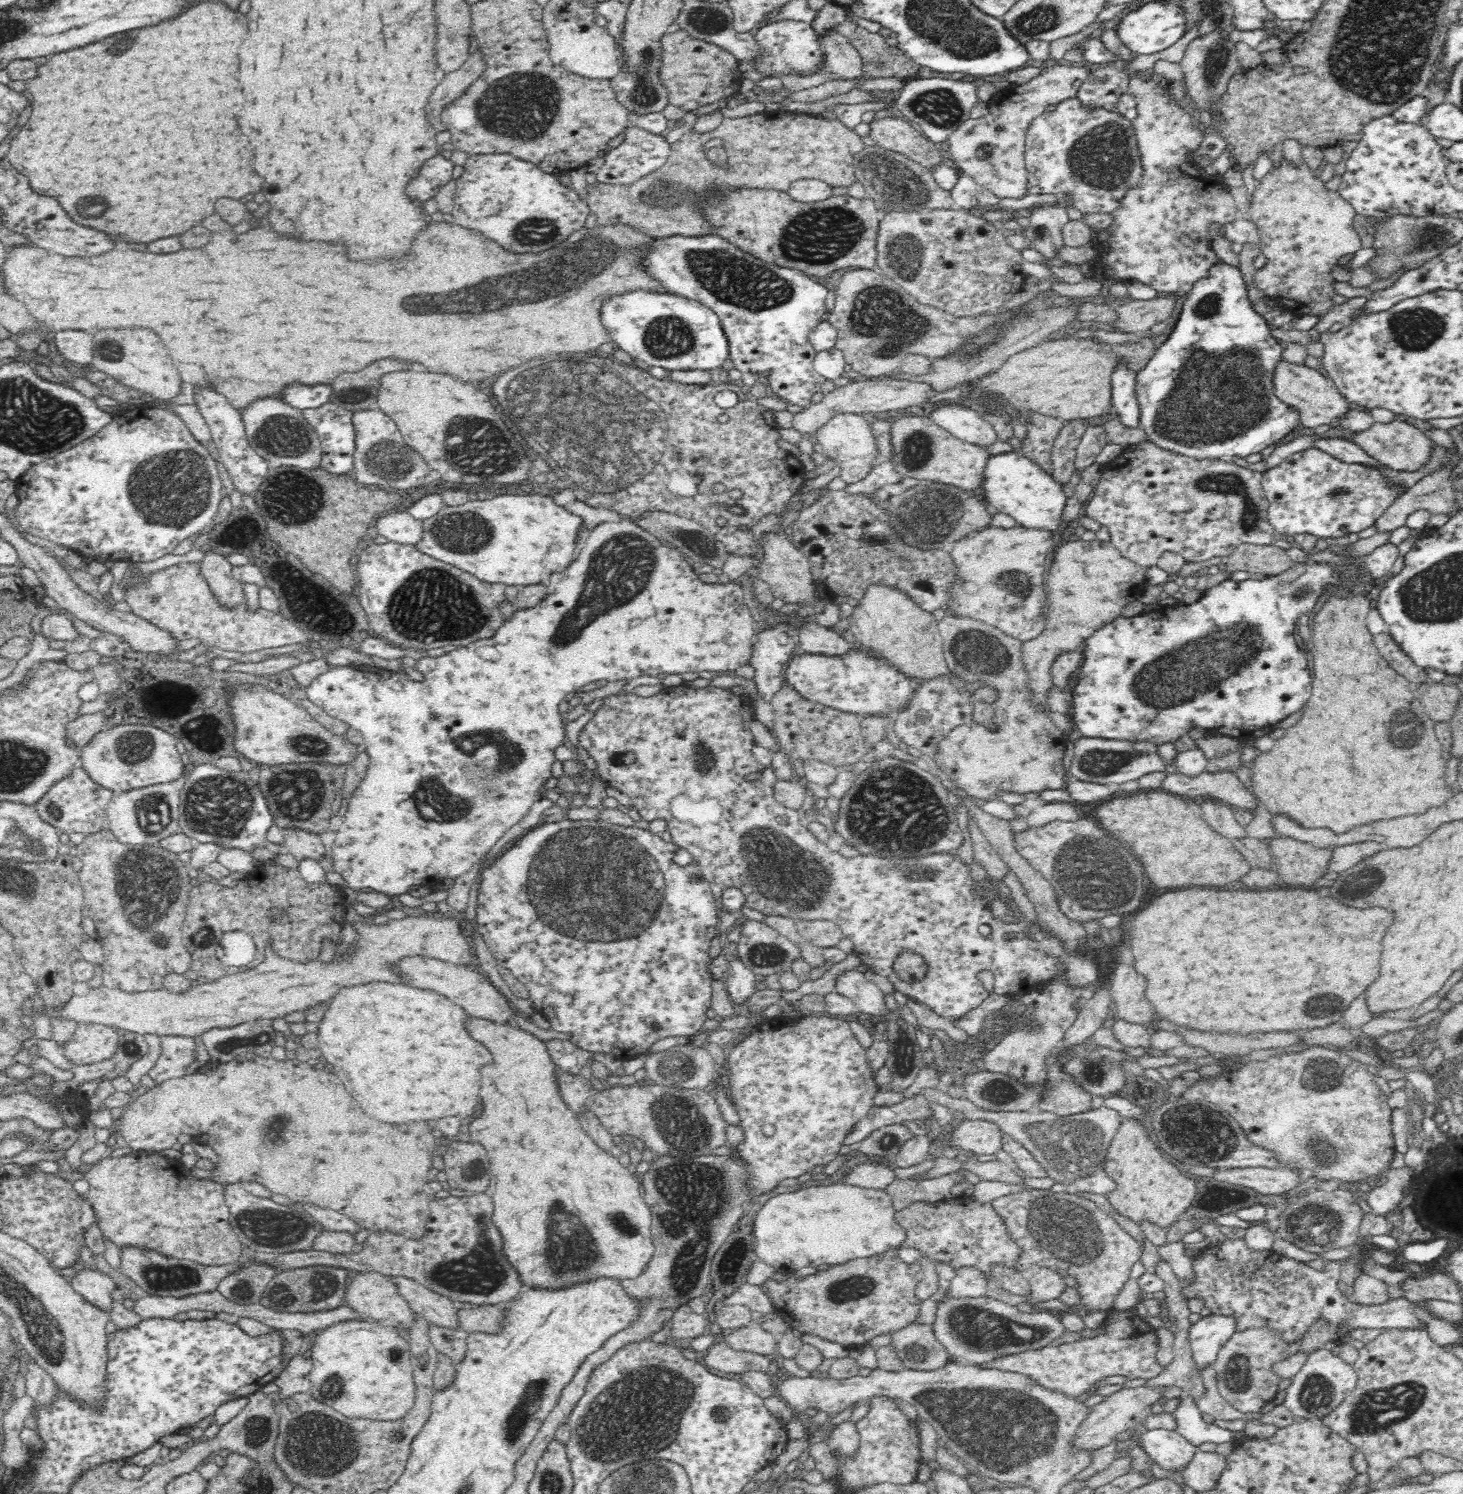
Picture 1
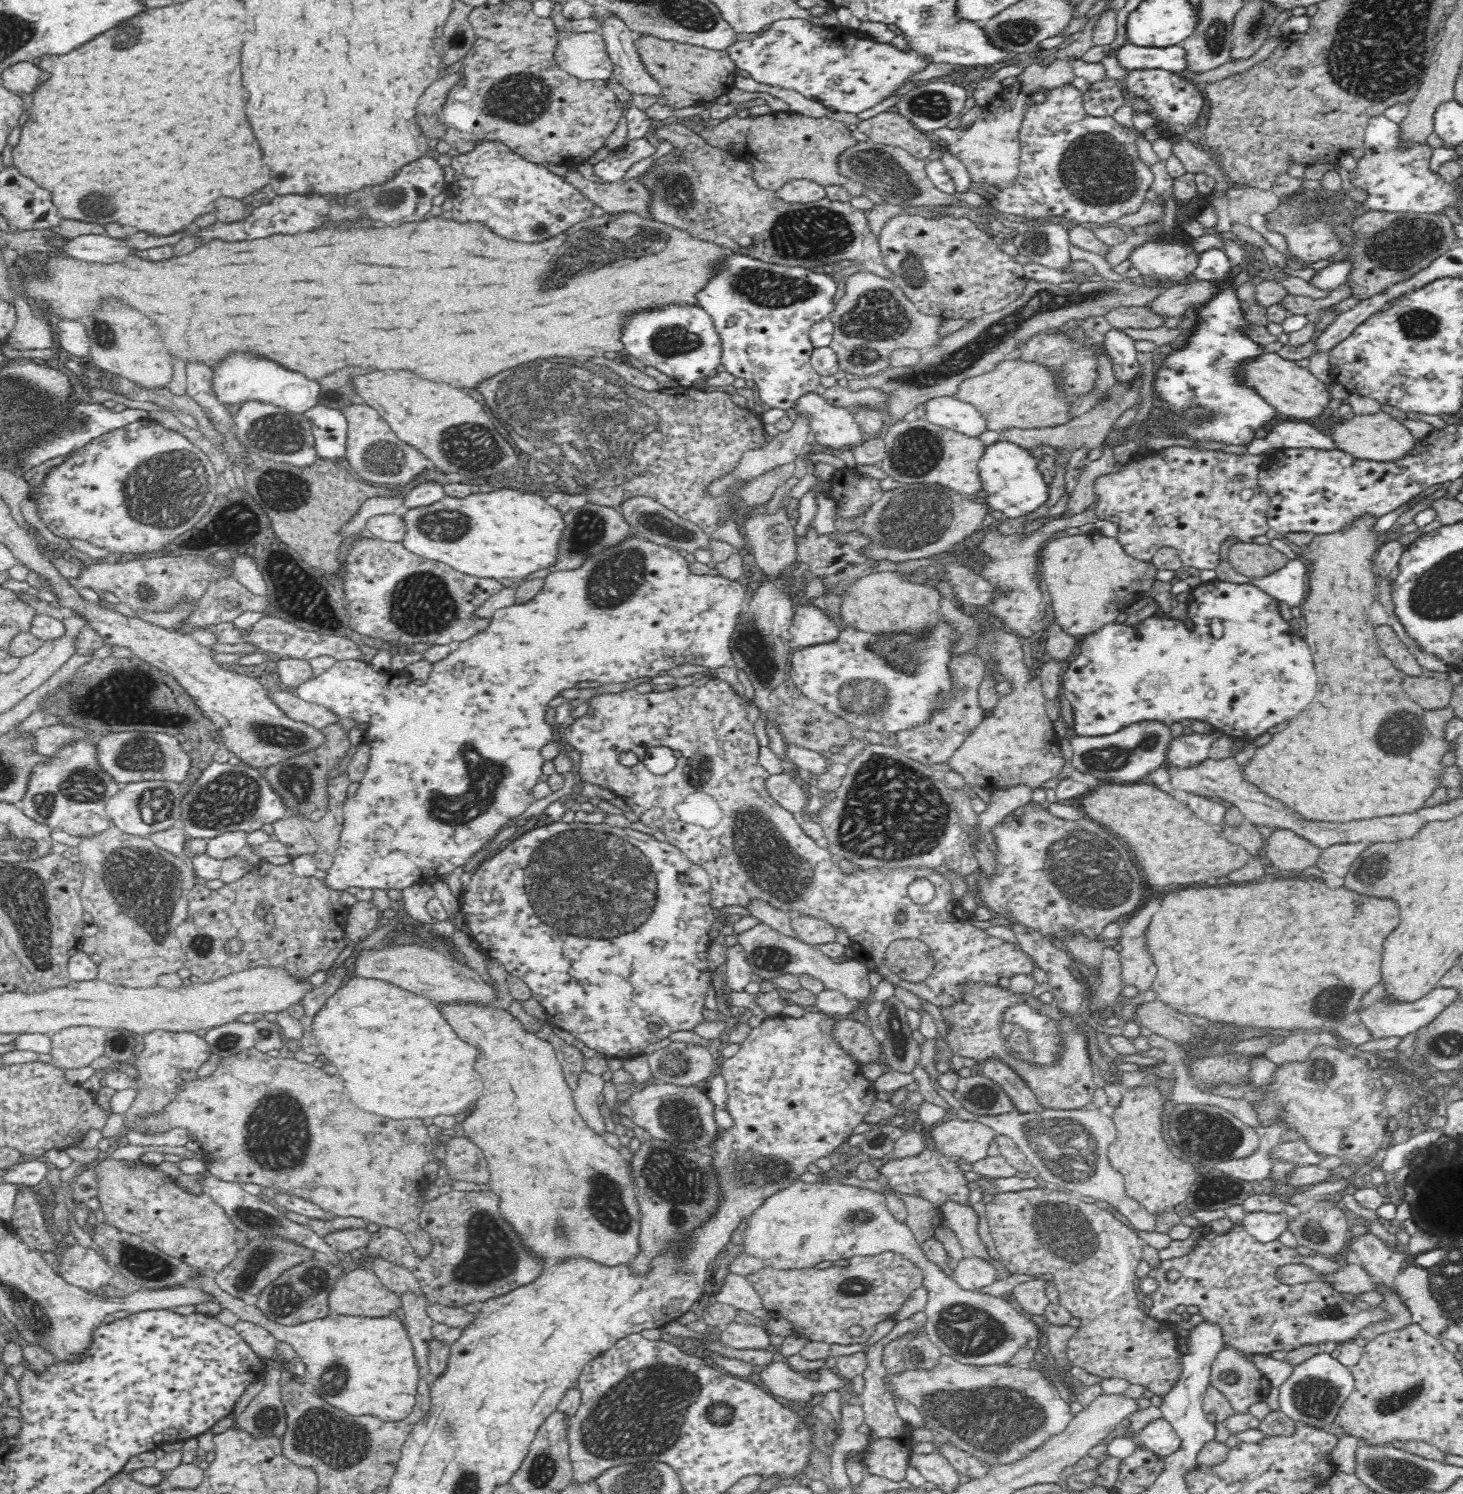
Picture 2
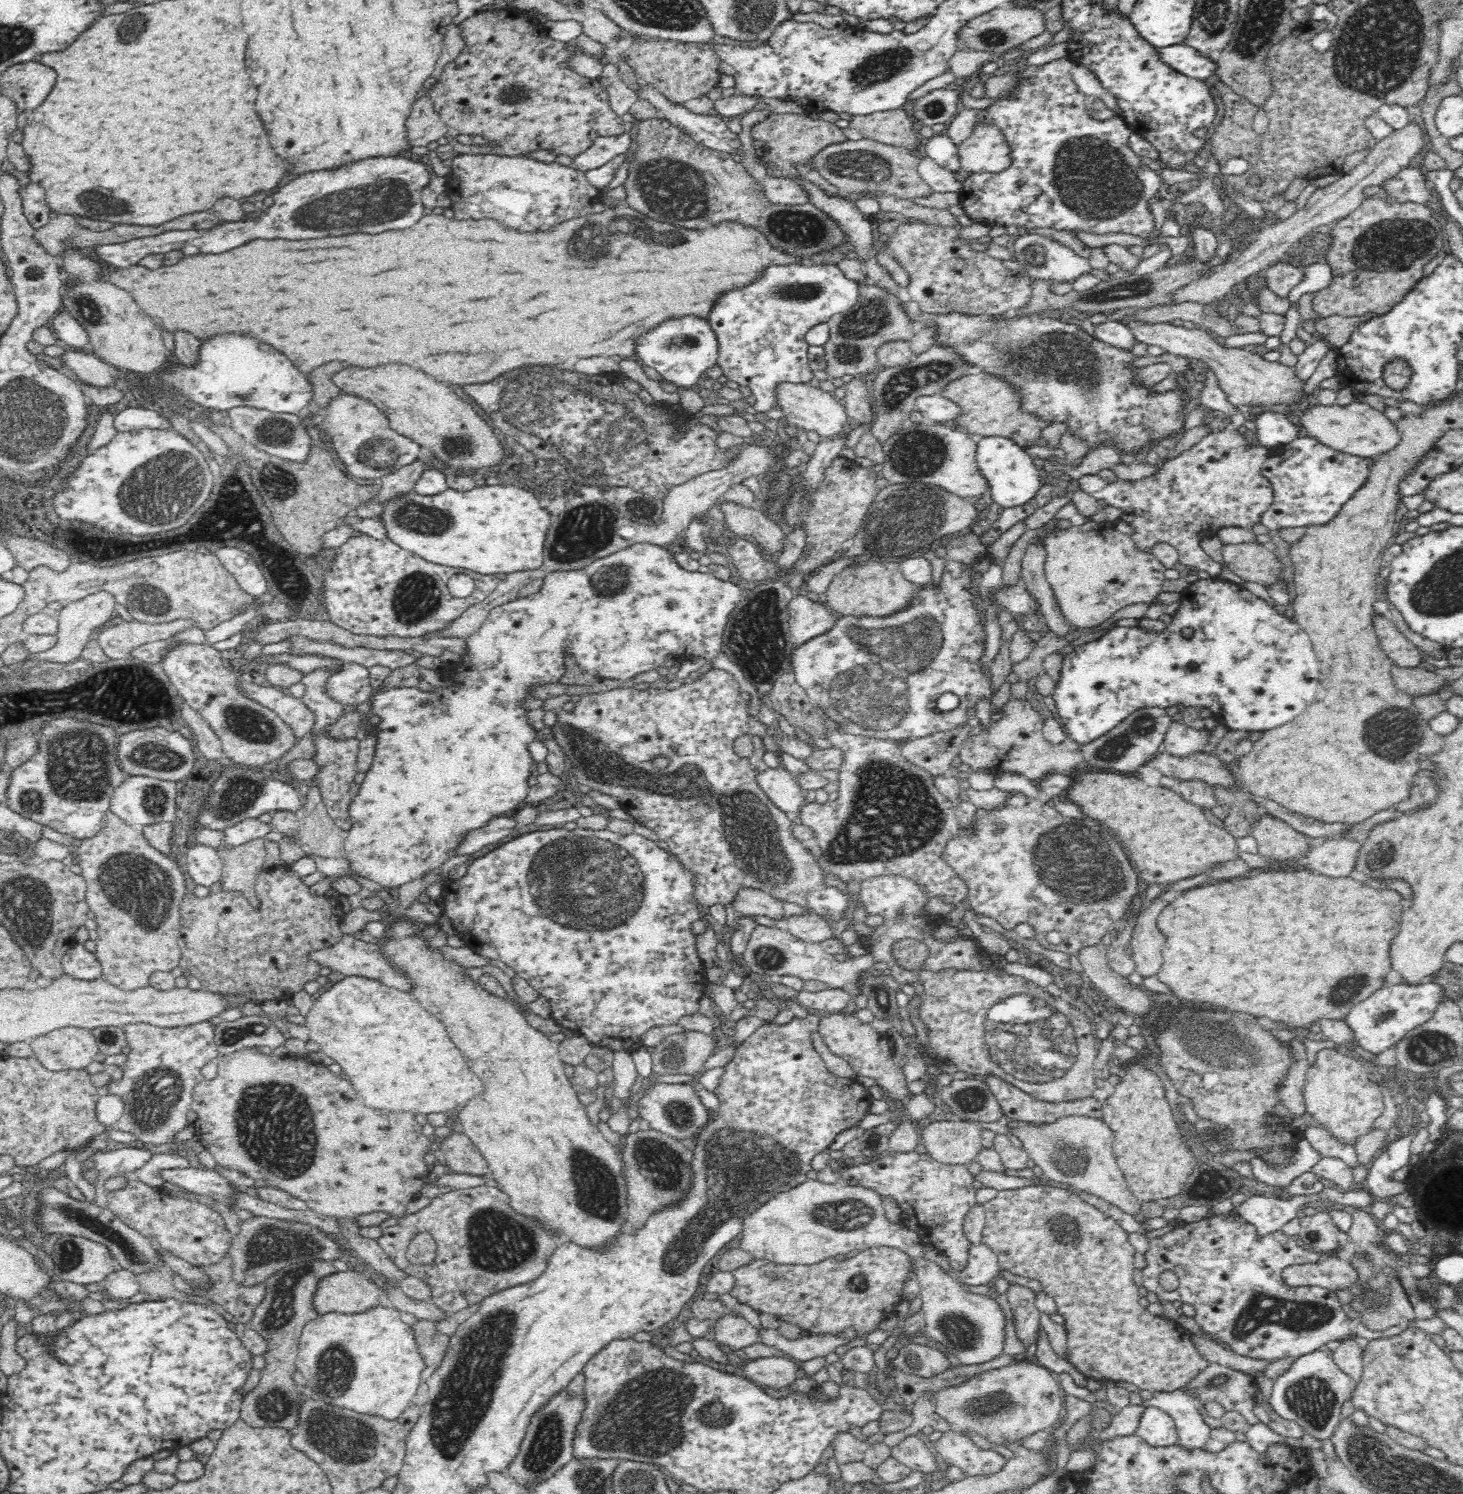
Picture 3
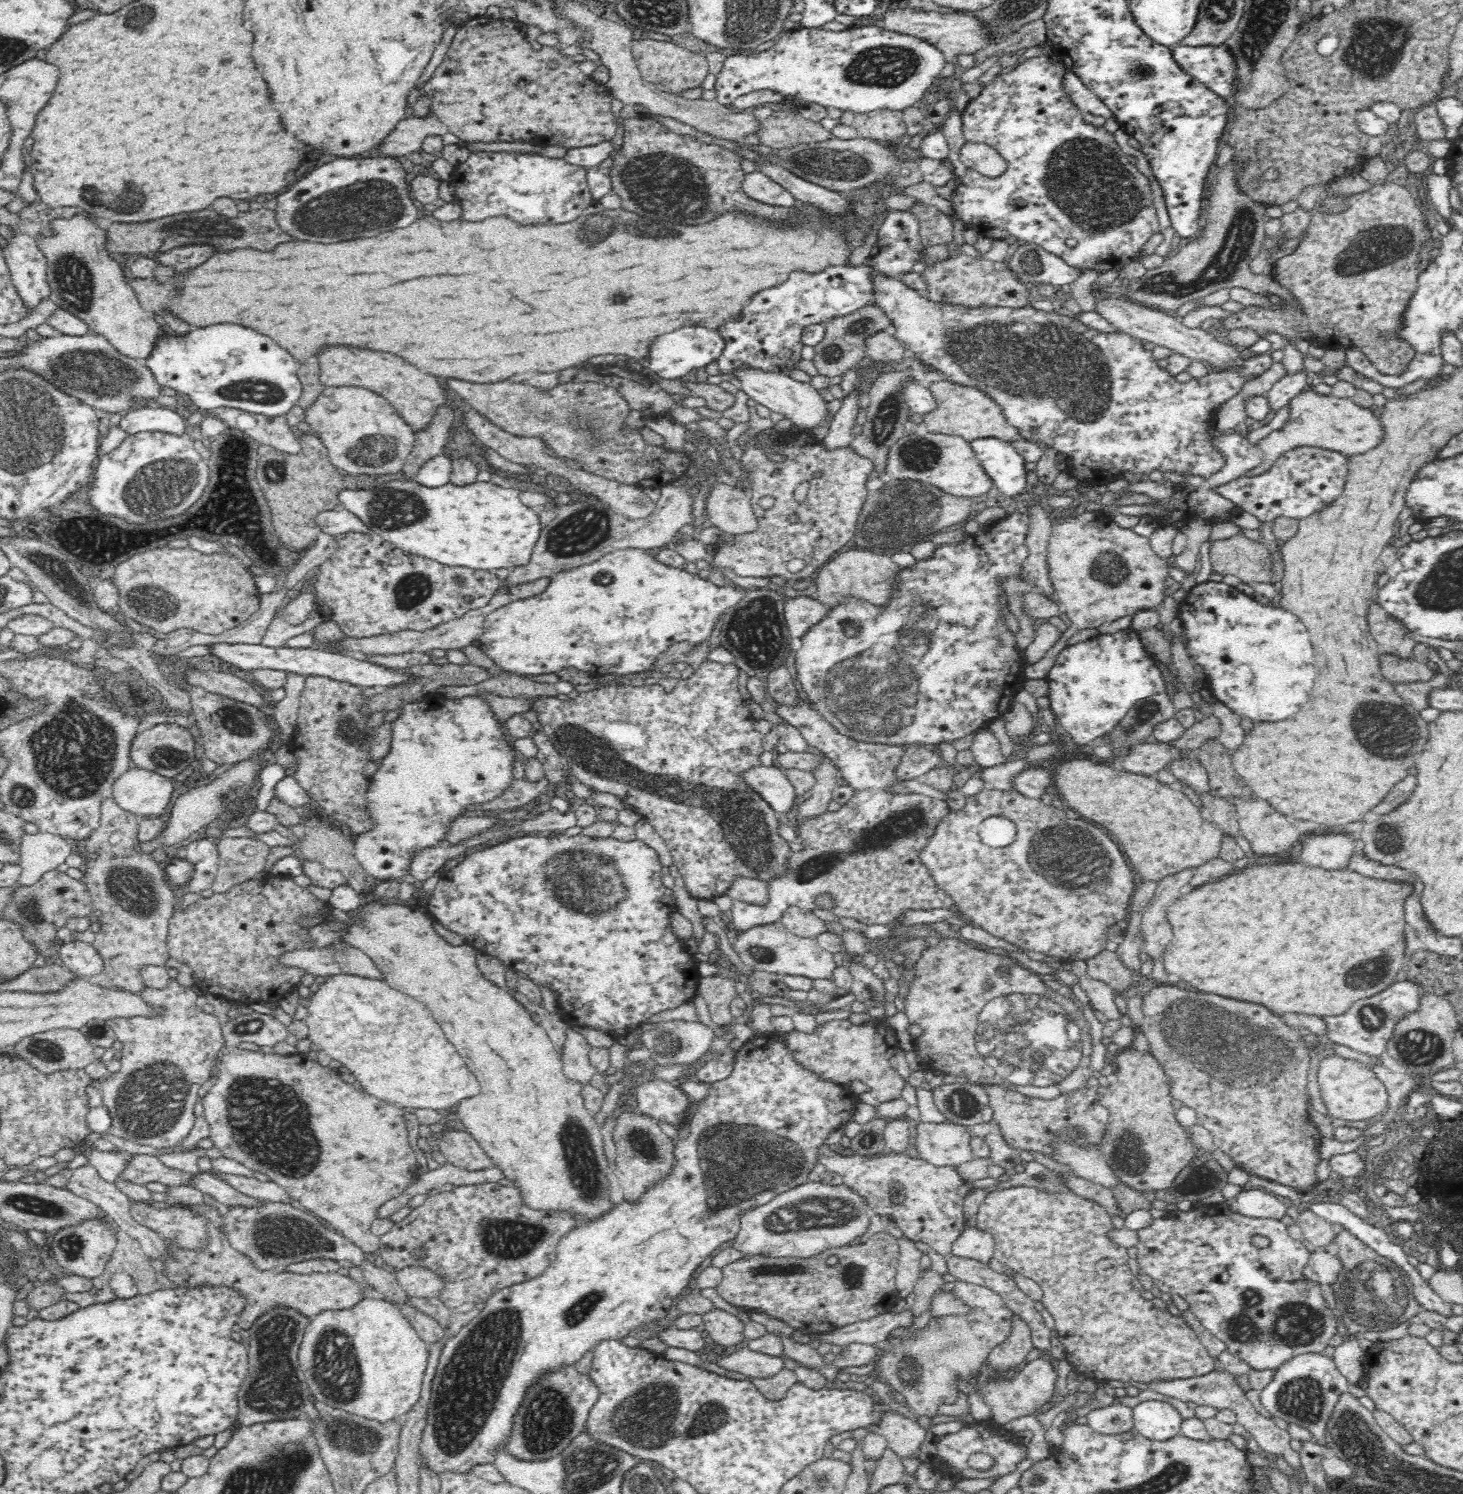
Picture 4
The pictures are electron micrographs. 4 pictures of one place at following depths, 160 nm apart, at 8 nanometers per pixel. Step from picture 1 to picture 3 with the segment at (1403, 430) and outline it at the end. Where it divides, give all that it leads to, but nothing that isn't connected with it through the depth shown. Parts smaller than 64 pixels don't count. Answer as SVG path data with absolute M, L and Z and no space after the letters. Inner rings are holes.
M1360 400L1345 408L1336 404L1331 406L1319 404L1303 412L1304 415L1298 419L1298 422L1306 431L1306 436L1316 438L1322 442L1322 445L1352 456L1374 459L1394 451L1402 441L1396 423Z

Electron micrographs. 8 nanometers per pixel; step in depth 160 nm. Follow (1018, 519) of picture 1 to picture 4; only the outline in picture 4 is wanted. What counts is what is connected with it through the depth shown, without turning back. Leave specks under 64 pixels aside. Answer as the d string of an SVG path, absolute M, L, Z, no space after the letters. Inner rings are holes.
M983 437L972 441L971 448L999 494L1006 498L1024 494L1028 486L1026 461L1009 441Z

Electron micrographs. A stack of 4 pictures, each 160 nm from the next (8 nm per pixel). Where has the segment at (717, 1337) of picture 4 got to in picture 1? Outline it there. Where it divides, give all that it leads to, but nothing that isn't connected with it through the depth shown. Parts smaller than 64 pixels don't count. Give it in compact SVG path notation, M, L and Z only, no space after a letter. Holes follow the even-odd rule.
M744 1326L734 1329L725 1337L725 1342L735 1350L758 1354L771 1360L778 1355L778 1337L760 1326Z

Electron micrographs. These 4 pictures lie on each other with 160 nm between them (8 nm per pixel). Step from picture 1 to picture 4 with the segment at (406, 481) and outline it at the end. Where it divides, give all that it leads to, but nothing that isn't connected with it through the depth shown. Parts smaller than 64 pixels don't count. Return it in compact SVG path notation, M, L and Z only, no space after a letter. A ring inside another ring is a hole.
M327 387L322 395L318 398L318 401L308 410L306 410L306 423L314 434L322 440L324 447L327 449L332 464L337 468L338 472L346 472L345 476L381 476L383 473L395 473L401 470L406 460L410 458L410 453L414 452L414 446L417 444L415 440L416 434L412 432L409 426L407 426L404 419L395 412L394 408L388 403L388 401L382 399L378 394L371 392L371 390L359 388L359 387Z

